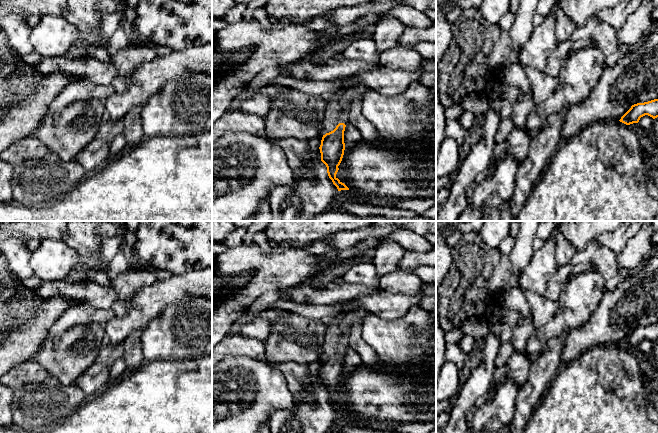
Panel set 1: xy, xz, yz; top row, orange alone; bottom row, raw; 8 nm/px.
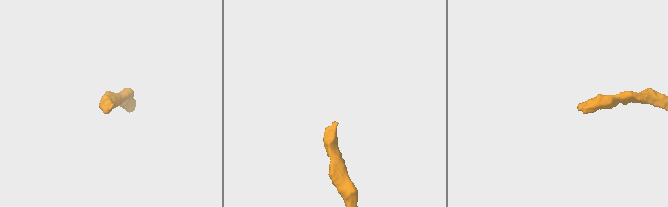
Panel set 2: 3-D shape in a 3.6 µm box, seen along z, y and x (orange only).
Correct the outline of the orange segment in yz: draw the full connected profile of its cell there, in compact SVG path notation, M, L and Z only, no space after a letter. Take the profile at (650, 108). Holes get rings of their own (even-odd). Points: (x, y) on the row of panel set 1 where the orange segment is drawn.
M658 99L632 105L619 121L626 125L630 125L638 123L640 118L645 115L653 119L658 117Z

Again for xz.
M341 88L335 93L329 94L325 97L326 107L324 111L323 130L324 135L319 147L321 153L321 161L327 167L327 173L338 191L349 190L349 188L342 183L336 174L339 170L344 150L344 131L348 120L348 109L342 108L339 105L341 96L348 88Z

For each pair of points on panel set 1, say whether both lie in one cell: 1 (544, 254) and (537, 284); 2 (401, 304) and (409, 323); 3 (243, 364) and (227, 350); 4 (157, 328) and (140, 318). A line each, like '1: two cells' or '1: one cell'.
1: one cell
2: two cells
3: two cells
4: two cells

